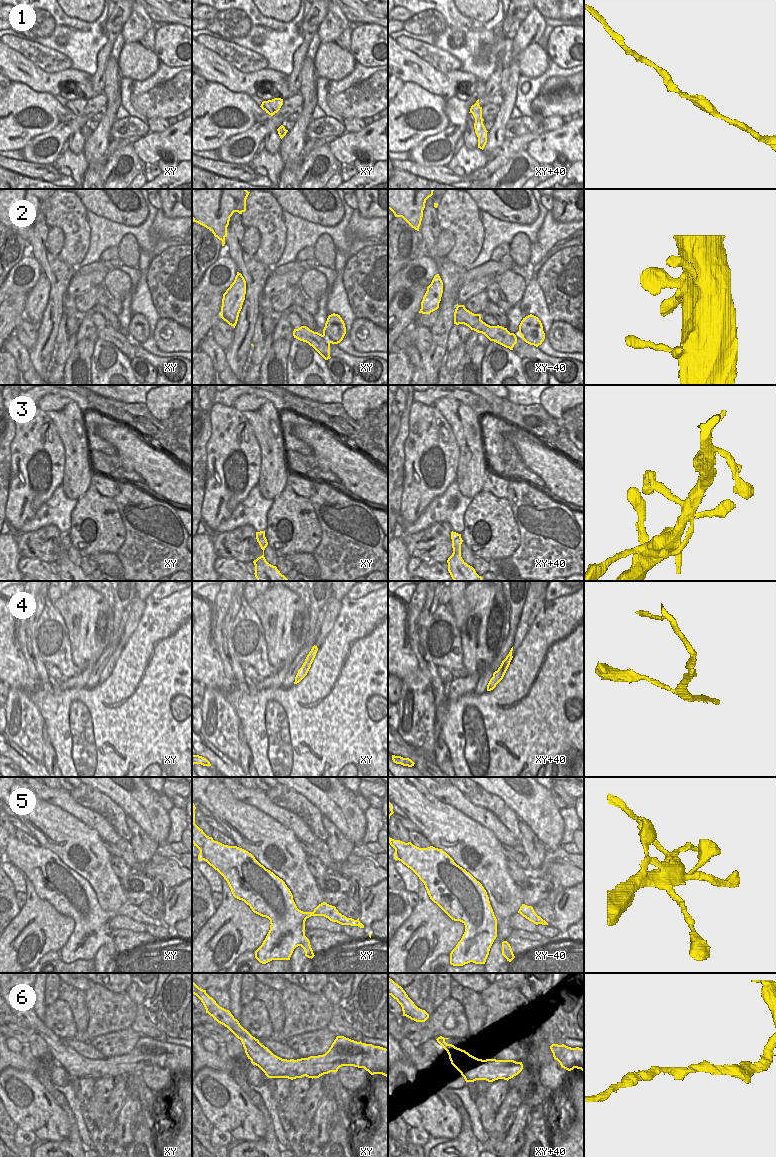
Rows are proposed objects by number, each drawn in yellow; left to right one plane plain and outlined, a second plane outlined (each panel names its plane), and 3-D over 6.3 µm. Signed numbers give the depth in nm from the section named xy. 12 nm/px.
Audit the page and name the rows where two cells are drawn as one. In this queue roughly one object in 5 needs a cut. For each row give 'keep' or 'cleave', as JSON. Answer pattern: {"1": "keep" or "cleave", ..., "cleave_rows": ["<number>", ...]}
{"1": "keep", "2": "keep", "3": "keep", "4": "keep", "5": "keep", "6": "keep", "cleave_rows": []}

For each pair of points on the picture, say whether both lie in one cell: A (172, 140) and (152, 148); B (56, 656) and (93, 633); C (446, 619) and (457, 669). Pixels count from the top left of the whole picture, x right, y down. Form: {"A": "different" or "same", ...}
{"A": "same", "B": "different", "C": "same"}

